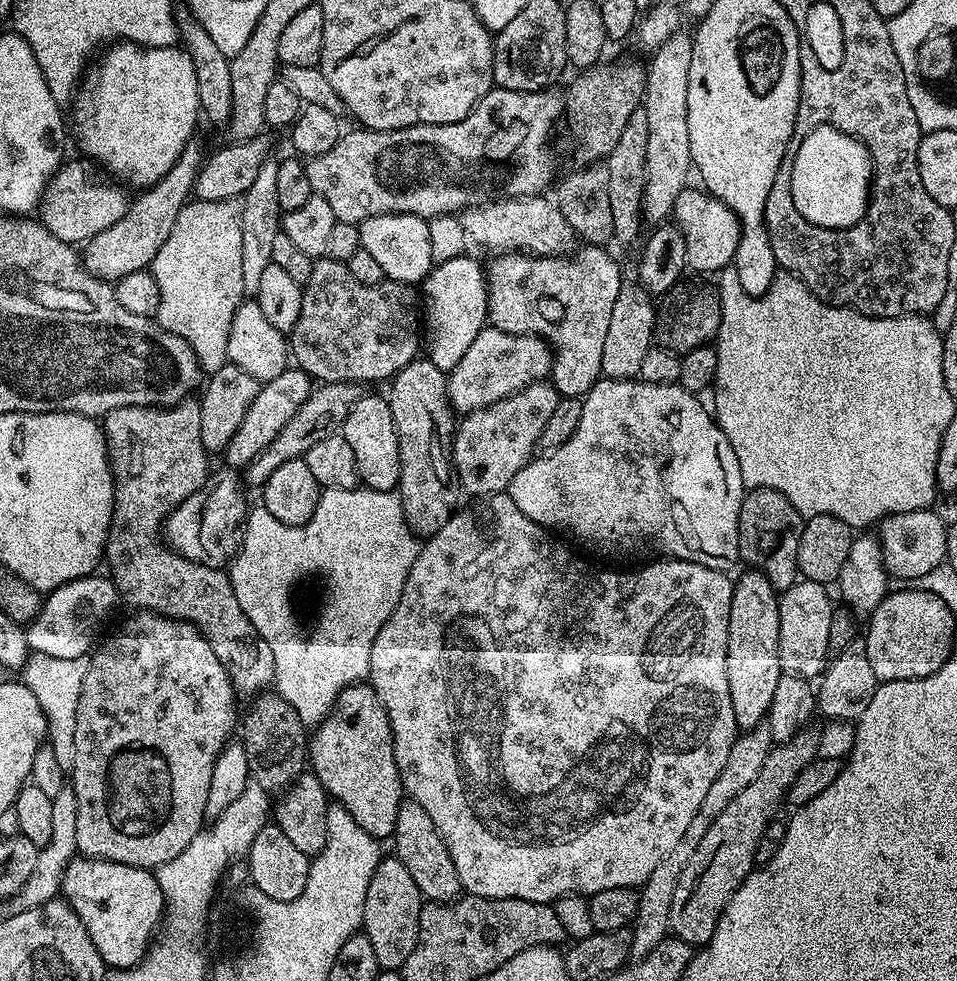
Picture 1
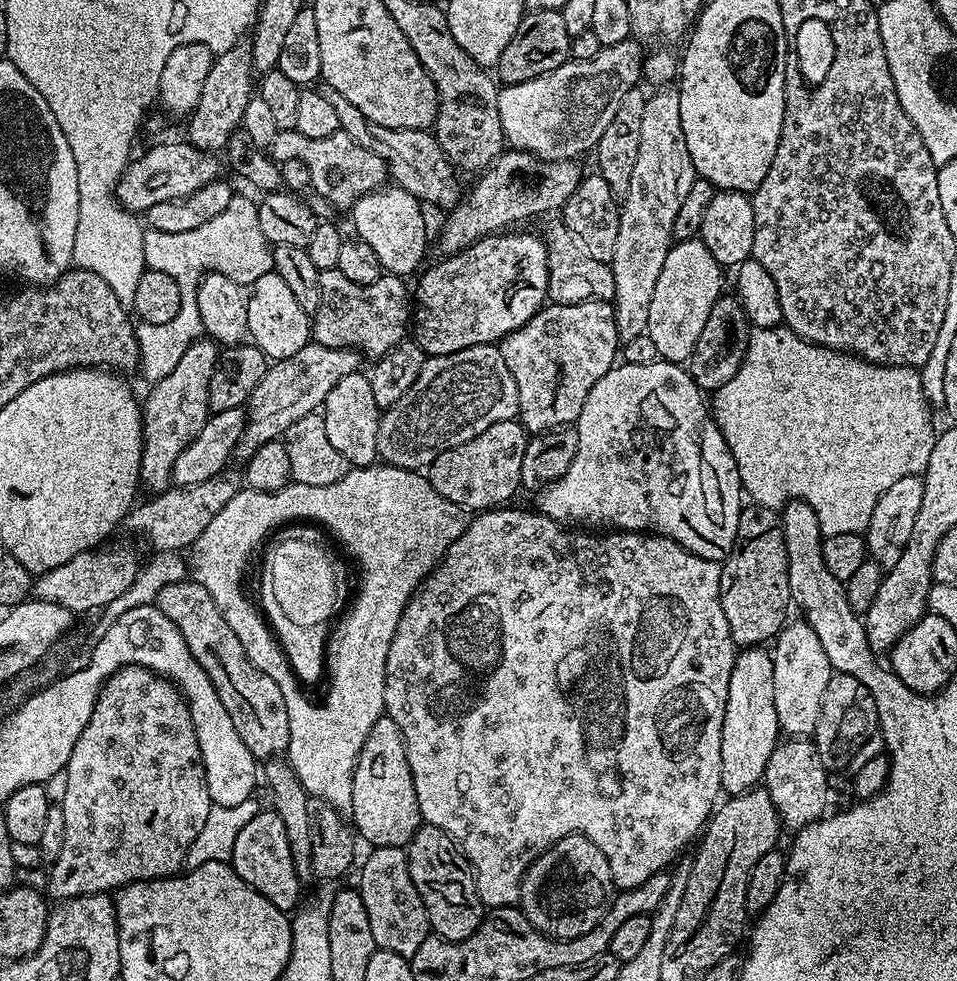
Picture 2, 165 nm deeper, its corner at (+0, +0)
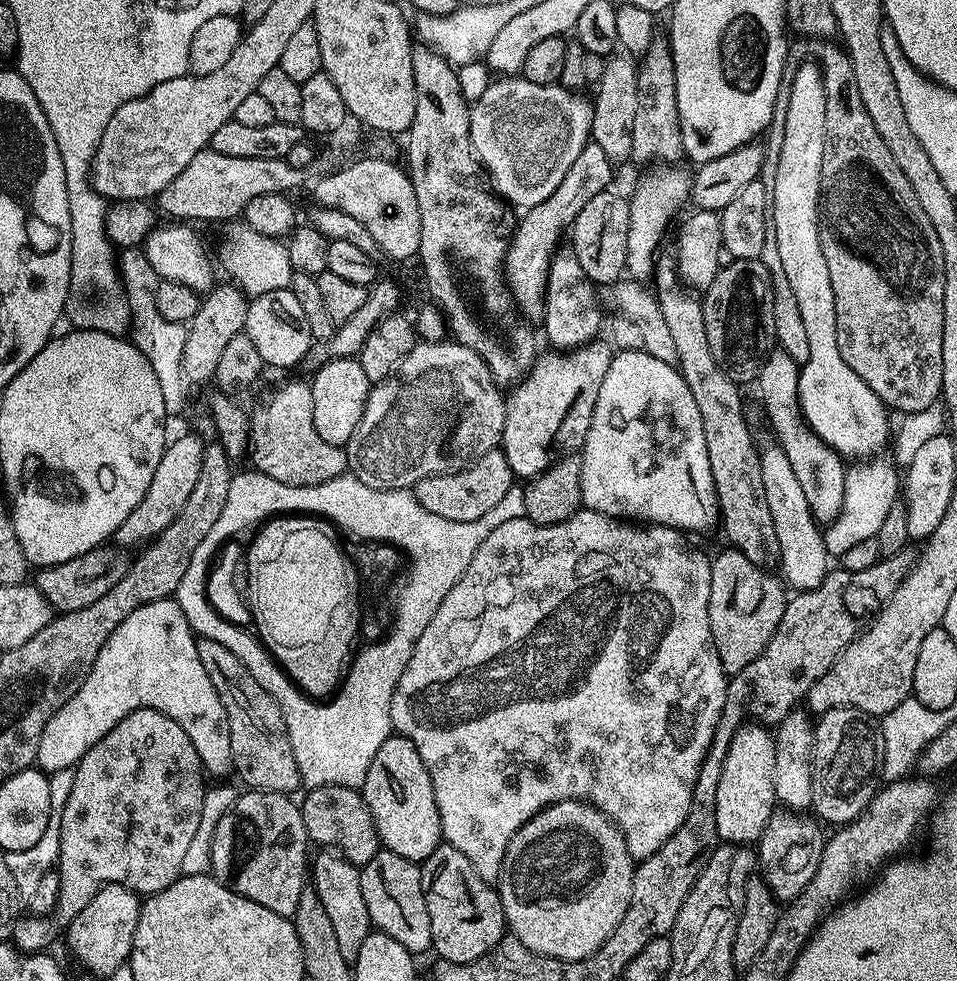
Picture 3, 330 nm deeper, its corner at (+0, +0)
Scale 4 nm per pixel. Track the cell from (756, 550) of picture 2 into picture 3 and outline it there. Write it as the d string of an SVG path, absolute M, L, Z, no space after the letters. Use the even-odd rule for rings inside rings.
M737 548L725 549L712 560L708 613L714 650L725 673L735 674L746 670L746 666L762 654L766 642L770 642L774 630L778 630L786 603L786 588L779 575L771 576L771 571L750 562Z

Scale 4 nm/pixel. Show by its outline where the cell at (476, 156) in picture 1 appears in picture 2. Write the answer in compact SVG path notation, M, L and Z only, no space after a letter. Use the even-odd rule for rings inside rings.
M282 130L270 142L267 155L277 164L290 162L290 158L299 158L310 169L311 191L317 196L326 198L333 209L351 209L366 194L385 187L389 179L388 168L378 154L366 150L366 146L358 146L354 138L339 131L330 134L330 138L306 138L306 134L298 134L295 130Z

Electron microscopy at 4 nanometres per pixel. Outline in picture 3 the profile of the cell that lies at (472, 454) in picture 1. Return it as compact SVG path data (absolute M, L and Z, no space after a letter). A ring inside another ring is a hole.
M499 447L491 448L486 454L482 454L477 460L473 460L466 468L458 472L443 472L437 476L427 476L414 485L414 491L418 502L430 510L430 514L439 514L441 518L450 518L450 522L474 522L474 518L482 518L491 508L514 486L514 477L510 470L510 464L506 462L506 454Z

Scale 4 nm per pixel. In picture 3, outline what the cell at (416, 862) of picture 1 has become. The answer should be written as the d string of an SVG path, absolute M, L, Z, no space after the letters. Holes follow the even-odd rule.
M441 842L420 864L420 877L422 878L422 890L426 898L426 910L430 910L430 922L432 923L432 948L435 955L442 960L448 960L452 964L465 964L482 958L506 935L504 923L504 911L500 901L500 893L489 881L484 880L474 866L470 866L466 854L462 850L454 850L447 842Z

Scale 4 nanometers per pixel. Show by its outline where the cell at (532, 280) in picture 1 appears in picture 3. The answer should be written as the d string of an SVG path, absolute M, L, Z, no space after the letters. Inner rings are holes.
M597 338L590 344L568 351L548 350L548 353L537 355L536 361L527 376L507 393L504 405L504 433L499 447L506 454L513 477L527 482L533 476L541 476L552 464L552 461L583 449L584 439L590 430L590 418L594 414L594 402L598 402L598 390L602 387L602 378L610 370L614 355L611 343Z

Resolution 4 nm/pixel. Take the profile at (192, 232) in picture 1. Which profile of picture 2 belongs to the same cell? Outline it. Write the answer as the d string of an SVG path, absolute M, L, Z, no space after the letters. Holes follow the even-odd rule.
M233 195L230 206L210 218L210 222L198 226L195 230L186 230L183 234L166 234L163 230L148 228L144 233L144 263L148 268L162 270L162 274L170 274L174 282L178 282L178 290L182 290L182 306L186 306L186 318L199 318L196 305L196 288L205 273L217 272L228 275L236 284L251 286L262 274L273 271L272 248L258 226L258 204L248 196Z

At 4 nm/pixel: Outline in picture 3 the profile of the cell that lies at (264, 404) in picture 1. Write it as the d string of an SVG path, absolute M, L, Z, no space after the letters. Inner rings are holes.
M180 436L177 440L169 439L165 443L162 458L158 461L158 467L154 469L154 479L150 482L146 494L142 494L142 502L138 502L130 518L126 518L122 526L118 526L114 540L121 549L133 550L132 548L139 549L147 545L162 535L166 526L174 522L174 518L178 518L178 513L182 511L182 502L190 498L190 493L194 491L194 485L198 482L205 447L205 441L200 441L196 436Z

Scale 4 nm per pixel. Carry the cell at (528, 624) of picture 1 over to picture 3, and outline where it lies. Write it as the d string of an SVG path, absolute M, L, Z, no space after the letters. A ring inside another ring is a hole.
M581 507L580 511L573 516L557 524L536 524L527 516L510 518L510 522L502 522L502 526L497 526L487 536L486 542L482 542L482 546L478 546L478 554L474 554L470 566L466 566L466 570L462 574L462 578L458 578L454 590L450 590L450 594L446 594L446 598L442 598L442 606L438 606L438 614L434 614L434 618L430 618L430 626L426 626L426 630L422 630L422 638L418 638L418 646L414 646L414 654L410 654L410 662L406 662L406 670L402 670L402 678L398 678L398 686L394 690L394 698L390 702L390 718L393 729L410 742L414 742L414 750L418 750L418 758L422 758L422 762L430 774L430 782L434 786L434 802L438 802L438 818L442 826L443 839L450 846L454 846L454 850L462 850L462 854L466 854L470 866L474 866L474 870L478 870L478 874L484 880L499 881L502 858L506 854L506 846L510 846L510 838L514 838L514 834L518 834L518 830L522 830L522 826L526 826L526 822L530 822L530 818L537 816L541 810L563 800L583 800L585 804L593 804L599 812L606 814L622 834L622 838L626 842L626 850L636 862L650 858L650 854L654 854L654 850L658 850L662 846L662 842L666 842L666 838L670 838L670 834L674 834L674 830L678 830L678 826L682 826L682 822L686 822L694 782L698 778L698 770L706 758L706 750L714 738L720 711L726 702L729 682L722 662L714 650L714 642L710 634L708 607L710 606L712 560L704 557L687 539L689 540L689 537L679 528L668 528L664 524L647 522L625 522L623 519L607 516L586 507Z

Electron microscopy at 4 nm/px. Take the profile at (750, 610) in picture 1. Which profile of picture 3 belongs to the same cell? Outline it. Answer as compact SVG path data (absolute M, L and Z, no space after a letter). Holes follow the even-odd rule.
M756 722L745 723L730 742L730 750L726 750L726 758L722 762L722 778L718 778L718 837L725 844L752 846L757 843L762 830L768 824L772 813L777 811L778 801L774 794L774 746L776 741L767 727Z

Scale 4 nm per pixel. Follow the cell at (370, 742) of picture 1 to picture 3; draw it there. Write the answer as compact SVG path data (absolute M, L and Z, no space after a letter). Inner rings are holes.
M399 734L388 736L378 754L374 754L370 770L366 770L362 791L380 843L387 851L417 862L434 854L442 842L438 802L434 802L434 786L422 758L418 758L418 750L414 750L414 742Z

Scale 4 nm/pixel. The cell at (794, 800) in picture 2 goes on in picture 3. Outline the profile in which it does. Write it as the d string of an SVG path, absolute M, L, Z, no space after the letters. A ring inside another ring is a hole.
M788 810L773 812L758 841L759 871L780 902L796 900L798 894L810 886L810 878L814 878L814 870L818 870L818 862L822 858L825 833L820 833L821 825L815 819L807 820L804 816L807 815L793 814Z

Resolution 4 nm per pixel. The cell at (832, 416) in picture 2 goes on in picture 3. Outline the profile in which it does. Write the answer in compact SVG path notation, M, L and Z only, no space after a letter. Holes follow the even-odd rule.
M872 458L860 462L857 468L849 467L844 477L844 497L838 518L827 525L824 533L824 545L829 557L842 558L846 550L857 542L866 542L866 538L876 538L878 526L886 519L890 506L897 503L898 493L902 488L902 480L897 469L887 460Z

